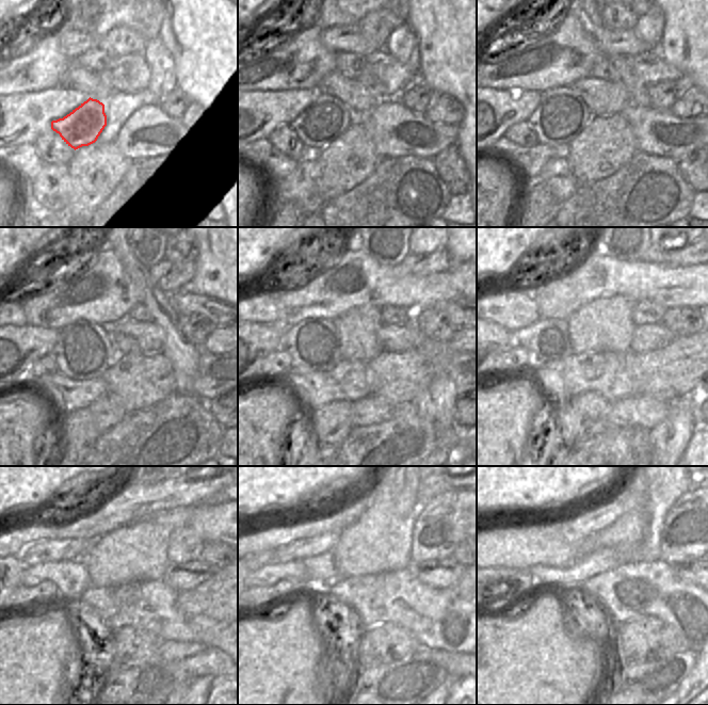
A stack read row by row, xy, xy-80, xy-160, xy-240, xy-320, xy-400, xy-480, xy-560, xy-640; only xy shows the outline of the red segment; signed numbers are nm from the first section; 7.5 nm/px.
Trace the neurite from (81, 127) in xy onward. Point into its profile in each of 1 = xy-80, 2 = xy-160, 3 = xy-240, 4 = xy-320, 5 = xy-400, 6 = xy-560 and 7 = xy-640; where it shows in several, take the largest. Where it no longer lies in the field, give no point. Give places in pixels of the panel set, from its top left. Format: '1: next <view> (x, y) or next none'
1: next xy-80 (326, 117)
2: next xy-160 (562, 114)
3: next xy-240 (83, 351)
4: next xy-320 (314, 343)
5: next xy-400 (547, 340)
6: next xy-560 (269, 574)
7: next xy-640 (498, 573)

